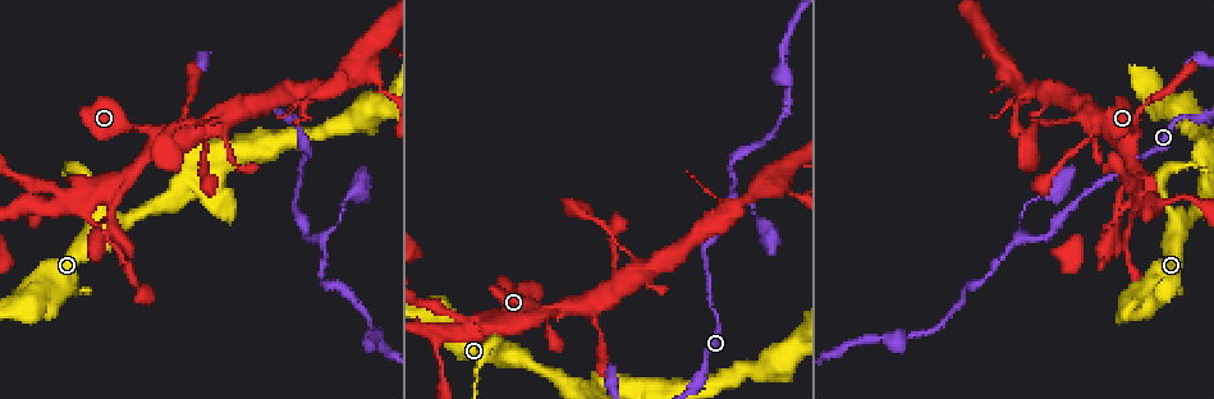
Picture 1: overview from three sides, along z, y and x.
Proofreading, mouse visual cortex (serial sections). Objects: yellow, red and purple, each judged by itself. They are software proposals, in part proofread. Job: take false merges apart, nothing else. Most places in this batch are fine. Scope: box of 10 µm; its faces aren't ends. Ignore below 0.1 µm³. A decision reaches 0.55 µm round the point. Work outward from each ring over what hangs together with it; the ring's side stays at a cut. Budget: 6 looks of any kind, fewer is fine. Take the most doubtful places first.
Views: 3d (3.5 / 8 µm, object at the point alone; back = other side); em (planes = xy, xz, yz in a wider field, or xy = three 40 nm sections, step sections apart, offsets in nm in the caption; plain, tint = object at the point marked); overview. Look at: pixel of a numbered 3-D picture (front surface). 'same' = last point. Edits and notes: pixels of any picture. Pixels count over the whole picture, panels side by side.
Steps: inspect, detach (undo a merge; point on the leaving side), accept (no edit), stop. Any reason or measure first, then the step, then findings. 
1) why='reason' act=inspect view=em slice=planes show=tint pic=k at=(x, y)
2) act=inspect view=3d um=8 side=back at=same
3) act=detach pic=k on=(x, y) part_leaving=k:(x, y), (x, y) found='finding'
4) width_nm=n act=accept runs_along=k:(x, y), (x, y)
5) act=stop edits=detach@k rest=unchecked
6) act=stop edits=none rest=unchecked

why='abrupt turn' act=inspect view=3d um=3.5 side=back pic=1 at=(322, 282)

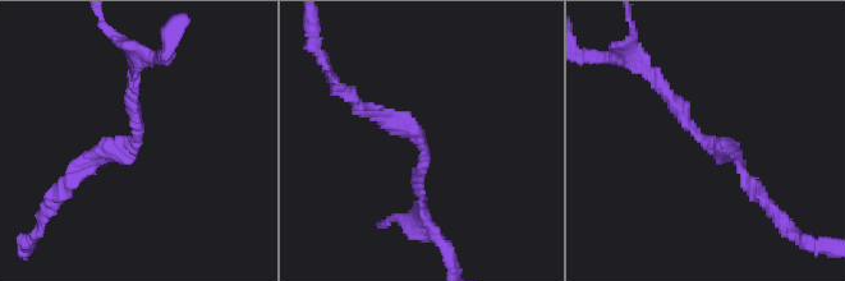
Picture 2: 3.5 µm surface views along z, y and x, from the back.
why='need the tissue' act=inspect view=em slice=xy step=3 show=tint pic=2 at=(139, 142)

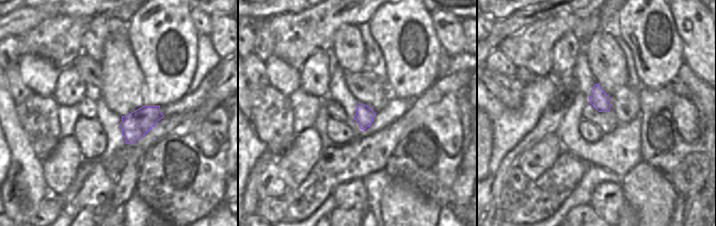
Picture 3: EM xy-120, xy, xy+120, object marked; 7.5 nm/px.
arm_widths_nm=150,200 act=accept runs_along=2:(652, 74), (740, 173) found='all the same cell'

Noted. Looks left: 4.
why='calibre changes' act=inspect view=3d um=3.5 pic=1 at=(567, 308)

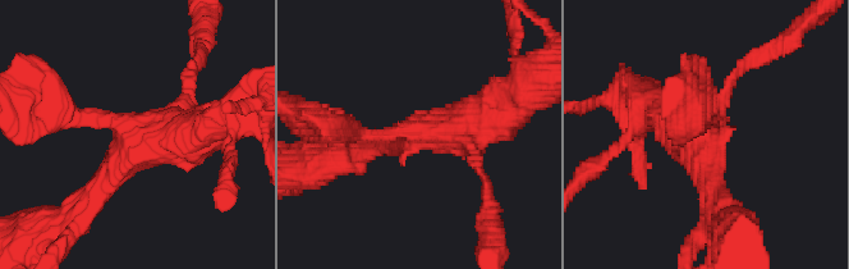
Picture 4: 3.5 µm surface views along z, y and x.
arms=4 arm_widths_nm=150,250,300,600 why='need the tissue' act=inspect view=em slice=xy step=3 show=tint pic=4 at=(422, 134)

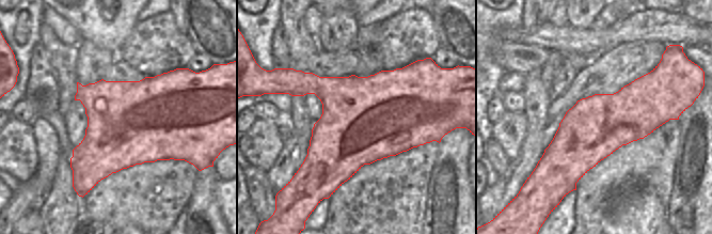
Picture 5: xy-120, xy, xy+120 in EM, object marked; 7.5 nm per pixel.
act=accept runs_along=4:(56, 106), (134, 138), (218, 127) found='one cell here'

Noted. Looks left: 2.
act=stop edits=none rest=unchecked

